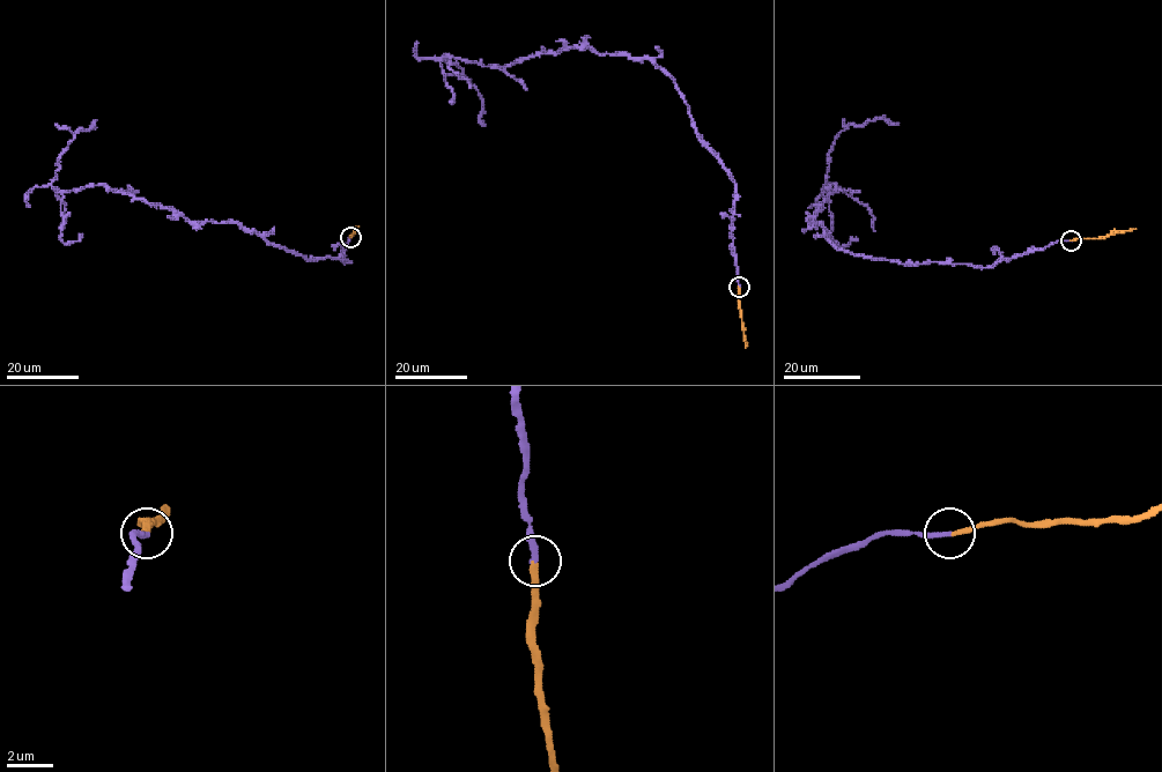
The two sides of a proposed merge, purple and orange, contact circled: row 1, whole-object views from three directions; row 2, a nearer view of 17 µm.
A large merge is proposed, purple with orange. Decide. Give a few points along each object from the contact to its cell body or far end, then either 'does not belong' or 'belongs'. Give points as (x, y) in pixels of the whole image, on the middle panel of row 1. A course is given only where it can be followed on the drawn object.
course purple (739, 287), (735, 182), (649, 59), (576, 47), (497, 67), (439, 58), (478, 90), (486, 125); course orange (739, 287), (746, 348); belongs

